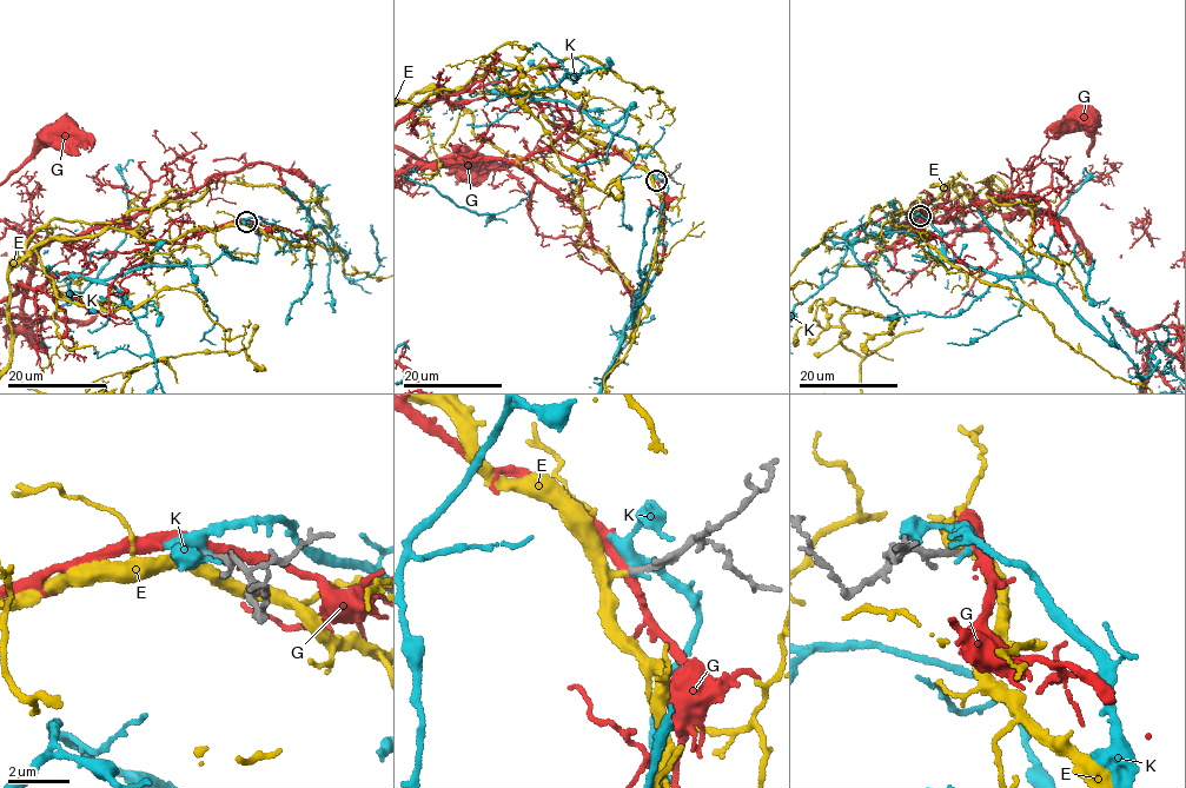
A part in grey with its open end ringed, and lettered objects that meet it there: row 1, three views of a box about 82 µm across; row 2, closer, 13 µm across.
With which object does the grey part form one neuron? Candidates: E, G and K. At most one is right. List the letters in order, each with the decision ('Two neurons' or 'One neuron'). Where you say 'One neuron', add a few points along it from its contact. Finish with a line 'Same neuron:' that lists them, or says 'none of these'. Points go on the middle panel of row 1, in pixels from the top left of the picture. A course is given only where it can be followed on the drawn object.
E: One neuron
G: Two neurons
K: Two neurons
Same neuron: E

